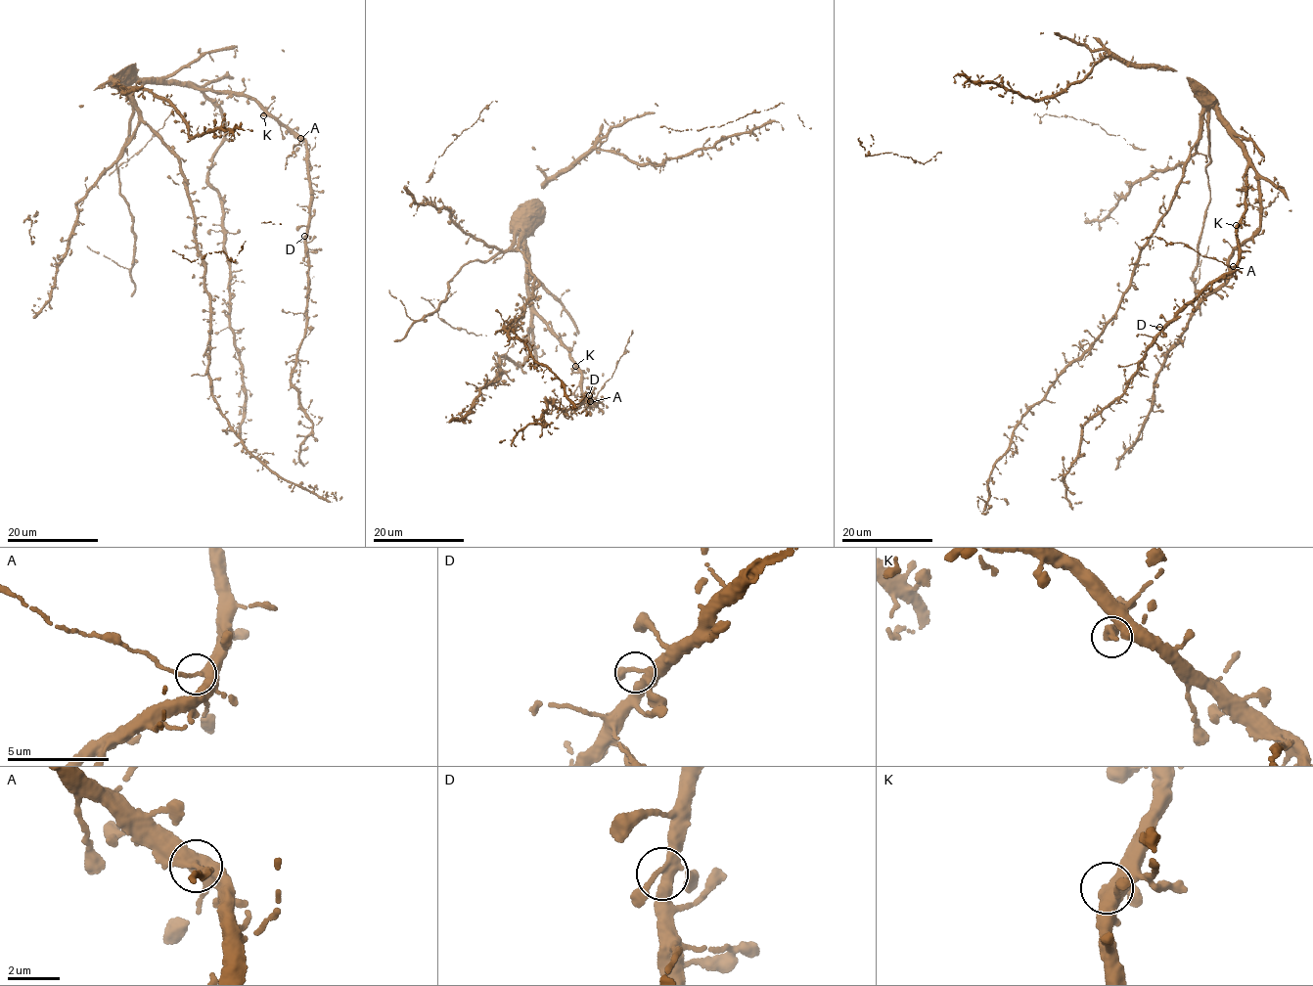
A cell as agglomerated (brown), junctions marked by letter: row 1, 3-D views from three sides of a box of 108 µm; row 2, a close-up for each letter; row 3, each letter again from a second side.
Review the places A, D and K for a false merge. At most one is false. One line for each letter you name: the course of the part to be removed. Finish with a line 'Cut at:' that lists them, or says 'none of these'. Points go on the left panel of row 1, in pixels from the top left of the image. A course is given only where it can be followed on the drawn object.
A: Course of the part to remove: (300, 138), (300, 144), (294, 146), (291, 156), (286, 157), (285, 169)
Cut at: A

